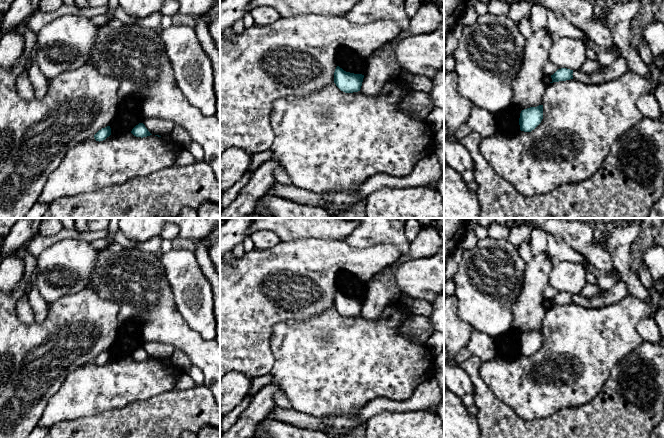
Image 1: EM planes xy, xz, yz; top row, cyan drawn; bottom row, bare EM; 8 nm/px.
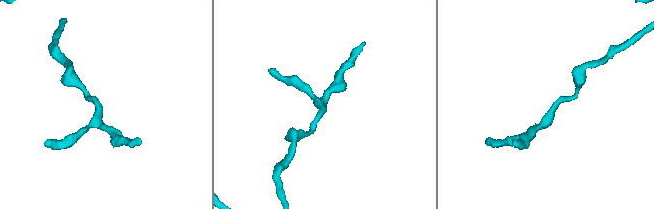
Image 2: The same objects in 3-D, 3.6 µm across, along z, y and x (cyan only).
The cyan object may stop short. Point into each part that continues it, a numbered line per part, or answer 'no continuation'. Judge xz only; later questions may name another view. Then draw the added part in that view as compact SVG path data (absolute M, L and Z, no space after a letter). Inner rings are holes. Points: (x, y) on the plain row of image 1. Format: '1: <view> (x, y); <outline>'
no continuation

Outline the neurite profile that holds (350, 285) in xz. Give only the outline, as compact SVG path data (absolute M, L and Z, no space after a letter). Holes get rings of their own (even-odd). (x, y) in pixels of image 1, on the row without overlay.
M340 270L336 275L336 285L346 296L365 299L367 284L350 273Z

